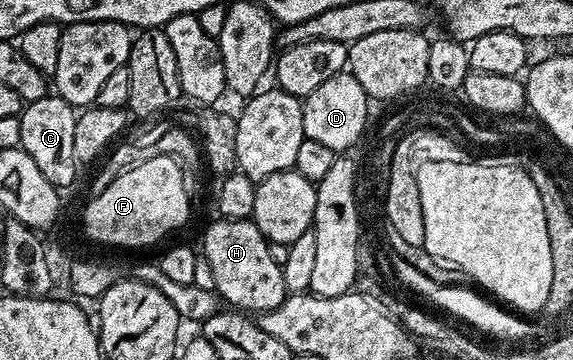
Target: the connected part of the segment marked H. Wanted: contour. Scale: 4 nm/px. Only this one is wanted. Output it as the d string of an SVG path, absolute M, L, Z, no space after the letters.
M218 218L216 222L205 231L203 257L211 265L211 273L215 273L218 296L230 308L245 313L275 309L284 301L287 292L281 272L282 264L278 256L277 259L273 256L274 248L269 240L262 235L257 224L249 219Z

